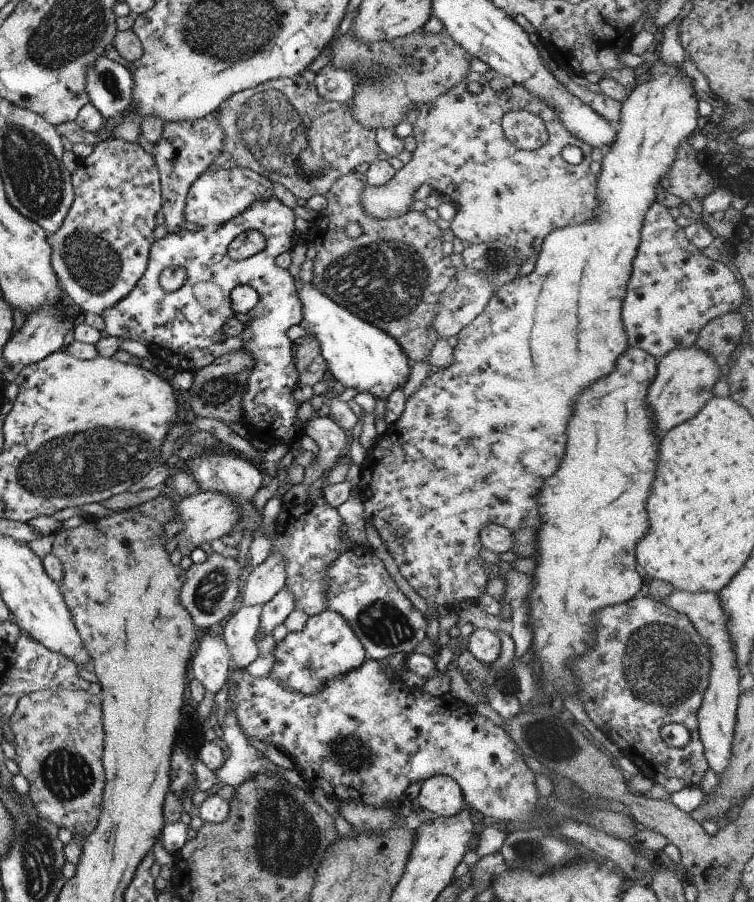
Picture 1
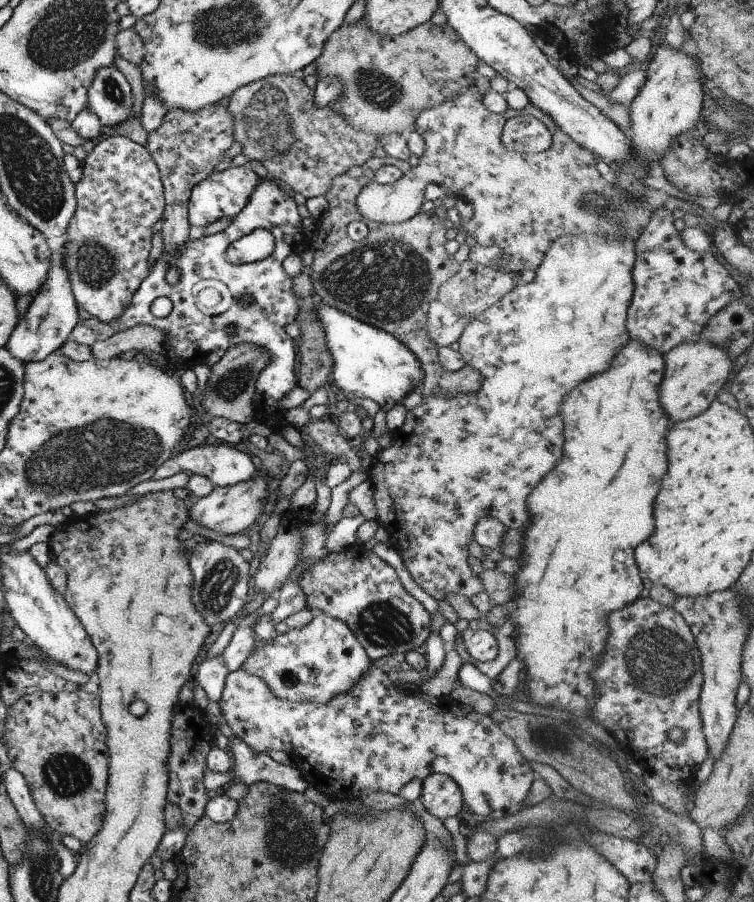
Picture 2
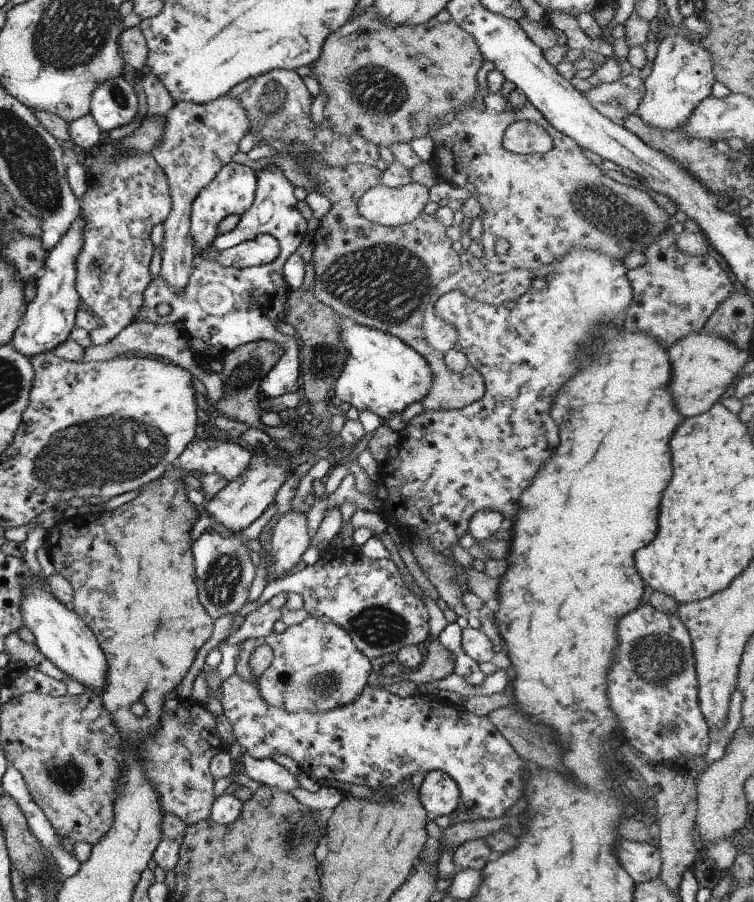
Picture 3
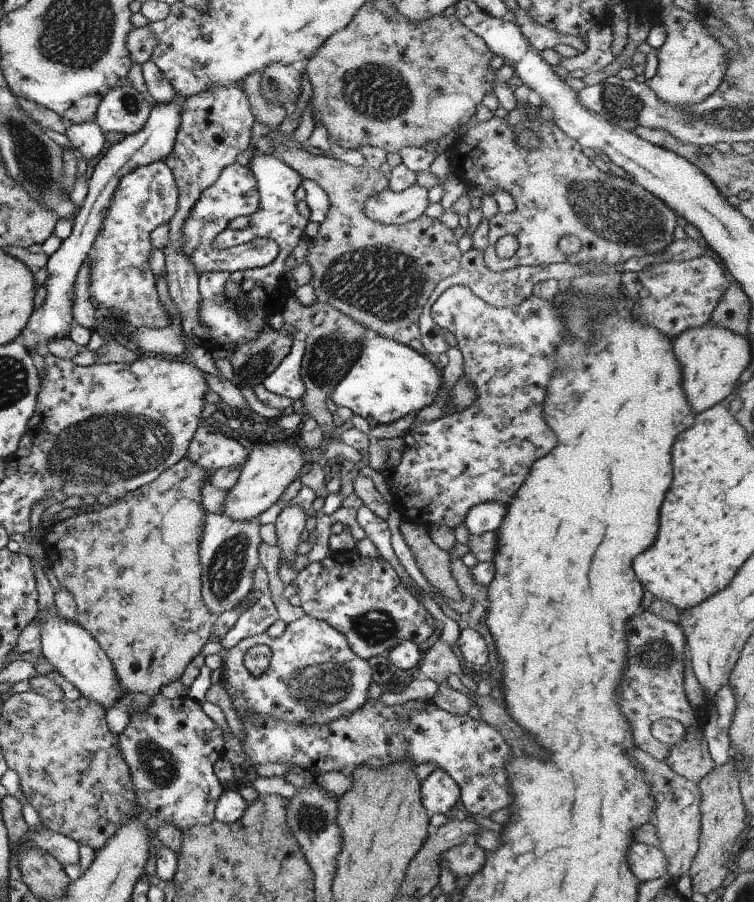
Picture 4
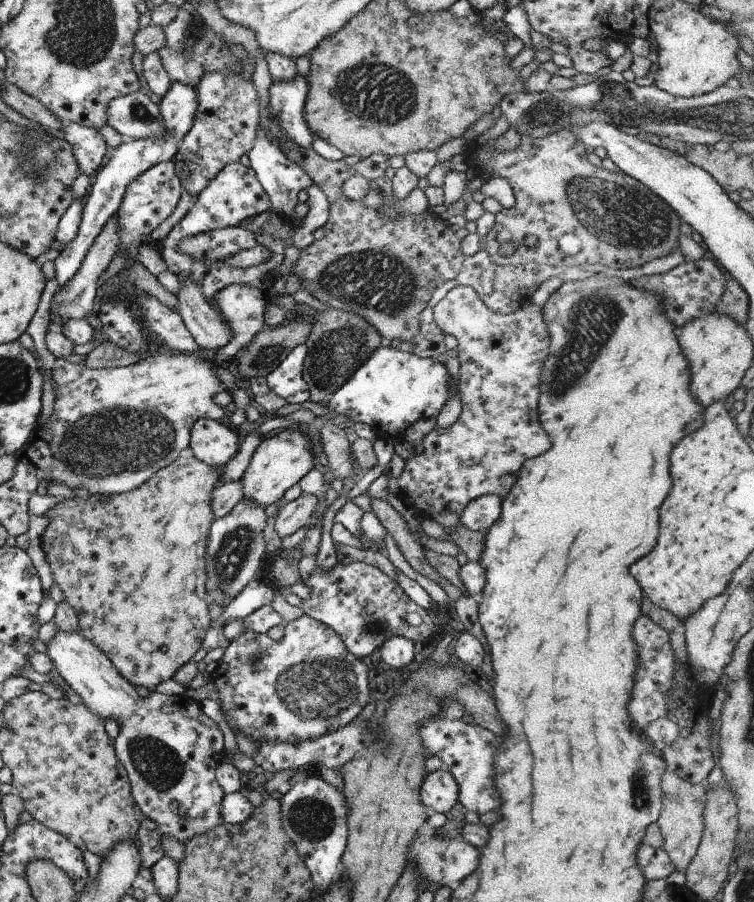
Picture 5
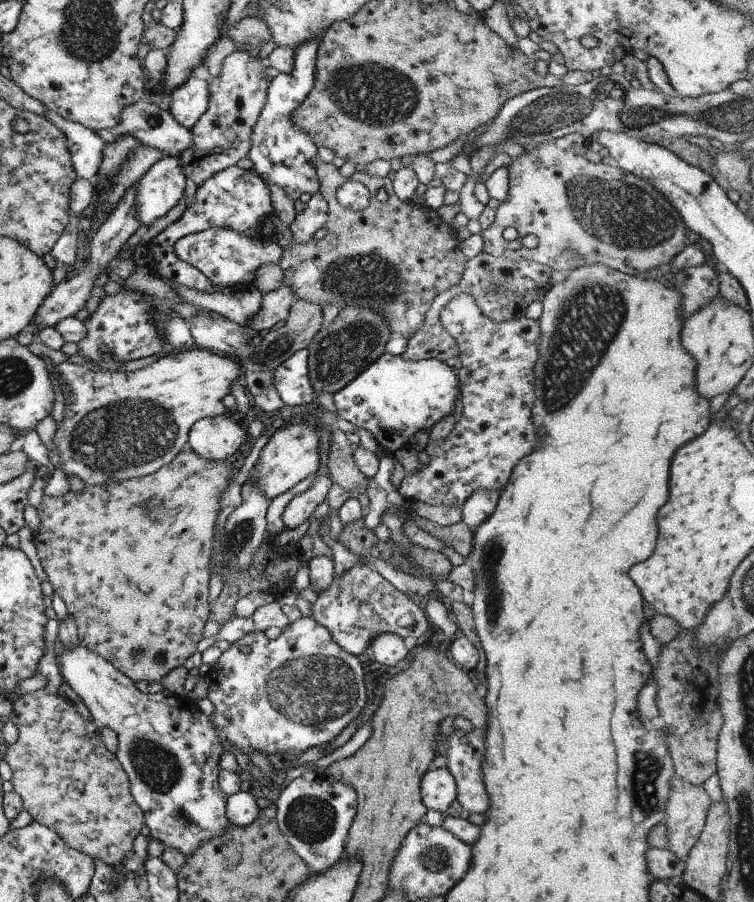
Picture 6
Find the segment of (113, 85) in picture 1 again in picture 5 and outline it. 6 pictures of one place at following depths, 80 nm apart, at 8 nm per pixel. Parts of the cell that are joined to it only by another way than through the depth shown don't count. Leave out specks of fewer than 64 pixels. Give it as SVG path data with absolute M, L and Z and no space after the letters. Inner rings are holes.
M144 89L111 98L105 106L105 125L127 140L165 136L157 105Z

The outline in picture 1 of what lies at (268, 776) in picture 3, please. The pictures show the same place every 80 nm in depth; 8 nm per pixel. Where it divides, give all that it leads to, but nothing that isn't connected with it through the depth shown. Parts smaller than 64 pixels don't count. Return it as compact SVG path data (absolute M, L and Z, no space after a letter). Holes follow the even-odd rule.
M228 701L226 715L221 729L223 732L221 744L225 751L229 750L229 756L224 760L221 768L217 768L217 770L213 771L216 776L217 783L221 782L221 784L229 784L233 787L238 787L243 781L255 776L257 773L278 773L287 784L290 784L295 788L308 790L306 782L299 776L299 773L294 768L282 769L281 767L278 767L265 757L264 752L255 749L251 744L249 744L243 731L239 728L236 716L230 709Z

